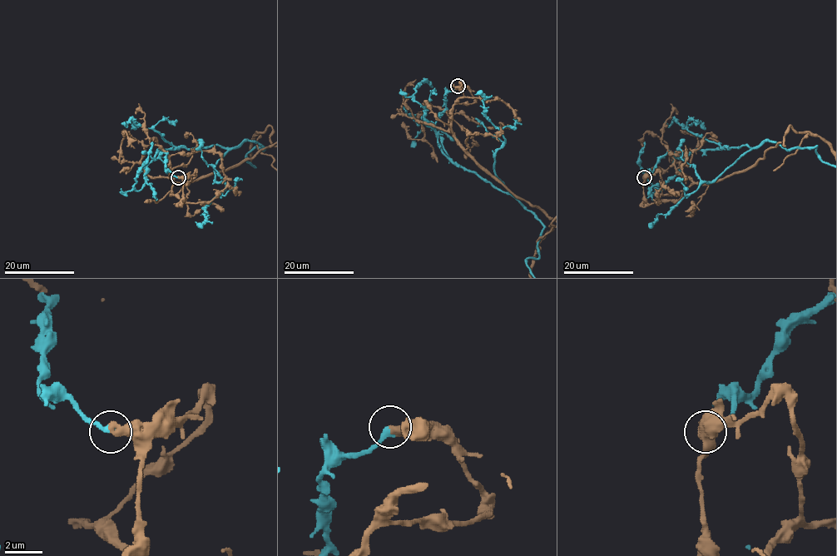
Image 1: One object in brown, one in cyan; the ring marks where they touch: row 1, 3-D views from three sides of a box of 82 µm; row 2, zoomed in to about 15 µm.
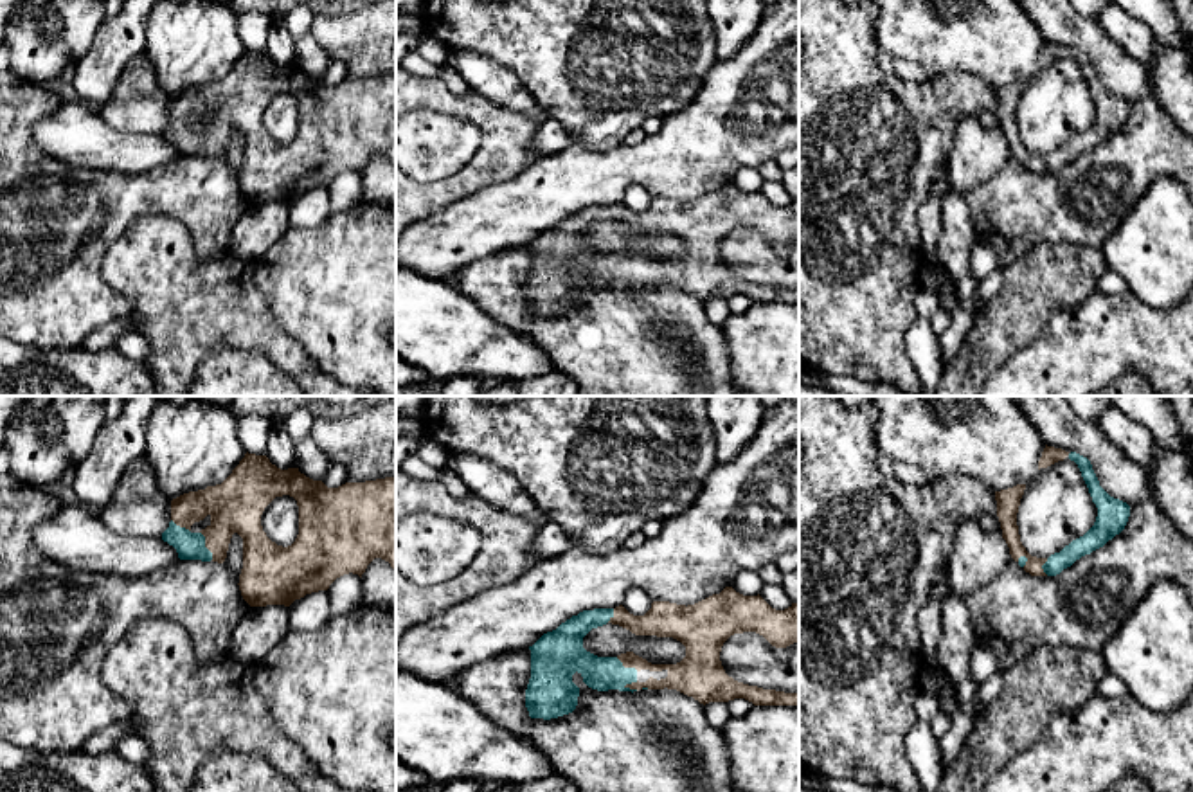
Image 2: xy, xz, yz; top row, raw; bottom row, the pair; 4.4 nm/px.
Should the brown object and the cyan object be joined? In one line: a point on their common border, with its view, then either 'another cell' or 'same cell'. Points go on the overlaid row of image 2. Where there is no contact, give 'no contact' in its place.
meets brown in xy at (206, 546); another cell

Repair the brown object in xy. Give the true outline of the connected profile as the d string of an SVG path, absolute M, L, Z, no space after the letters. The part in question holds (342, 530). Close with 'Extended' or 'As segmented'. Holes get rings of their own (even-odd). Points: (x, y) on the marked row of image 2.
M247 452L221 484L171 500L171 520L180 527L191 531L191 526L207 515L211 524L200 533L212 553L212 562L225 562L234 533L243 538L243 569L238 585L250 607L290 607L306 594L327 590L344 574L353 572L362 578L374 558L389 562L396 571L396 475L327 488L299 468L281 470L266 455ZM283 495L293 497L299 506L299 535L288 547L272 542L261 526L265 508Z. As segmented

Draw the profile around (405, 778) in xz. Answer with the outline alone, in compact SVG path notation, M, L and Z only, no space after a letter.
M396 760L396 788L407 790L421 785L430 785L428 778Z

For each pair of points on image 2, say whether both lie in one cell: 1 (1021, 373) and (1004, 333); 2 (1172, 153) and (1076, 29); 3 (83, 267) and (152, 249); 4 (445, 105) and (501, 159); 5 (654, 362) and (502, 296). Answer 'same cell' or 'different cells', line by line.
1: different cells
2: different cells
3: different cells
4: same cell
5: same cell

